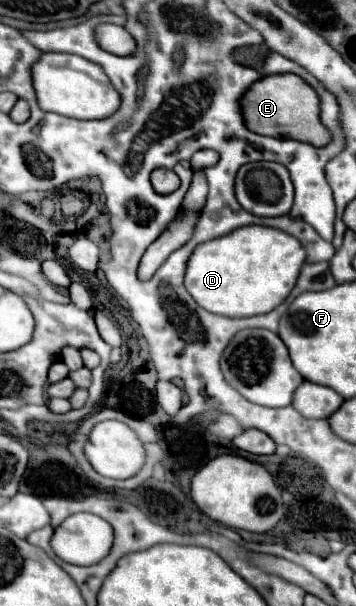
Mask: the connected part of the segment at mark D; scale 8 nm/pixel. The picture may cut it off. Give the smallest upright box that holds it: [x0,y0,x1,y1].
[184,226,304,318]

